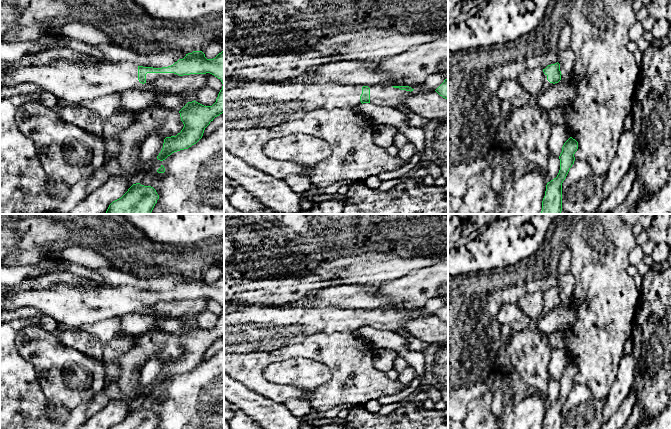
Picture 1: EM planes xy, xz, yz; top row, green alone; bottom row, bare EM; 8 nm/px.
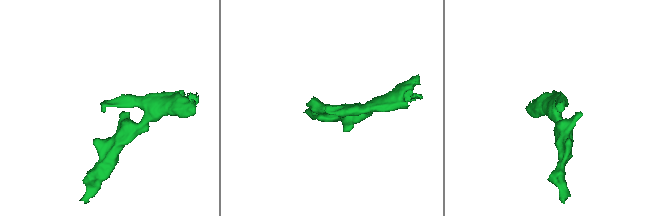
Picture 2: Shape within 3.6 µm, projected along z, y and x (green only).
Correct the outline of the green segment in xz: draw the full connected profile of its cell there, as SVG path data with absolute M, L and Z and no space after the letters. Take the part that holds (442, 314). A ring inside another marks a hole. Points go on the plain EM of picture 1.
M445 303L444 306L435 315L440 320L448 324L448 303Z

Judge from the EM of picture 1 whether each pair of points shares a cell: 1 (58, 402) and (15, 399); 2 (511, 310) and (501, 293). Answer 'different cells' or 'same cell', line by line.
1: different cells
2: different cells

